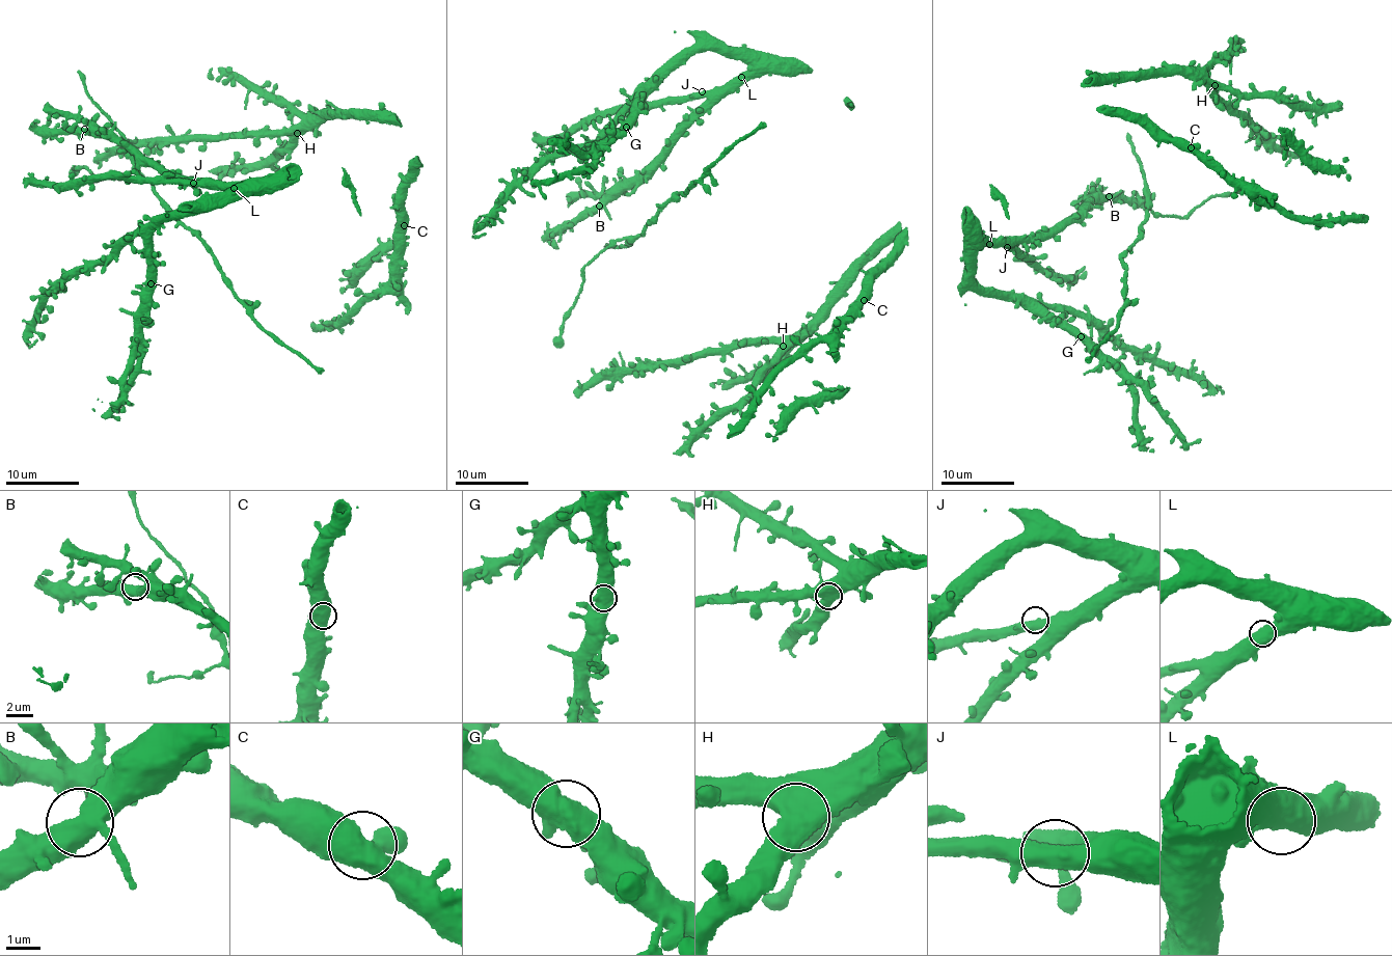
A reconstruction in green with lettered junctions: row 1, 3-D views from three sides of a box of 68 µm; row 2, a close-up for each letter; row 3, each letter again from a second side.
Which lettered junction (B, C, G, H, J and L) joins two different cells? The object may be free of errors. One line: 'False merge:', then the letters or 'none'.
False merge: none

